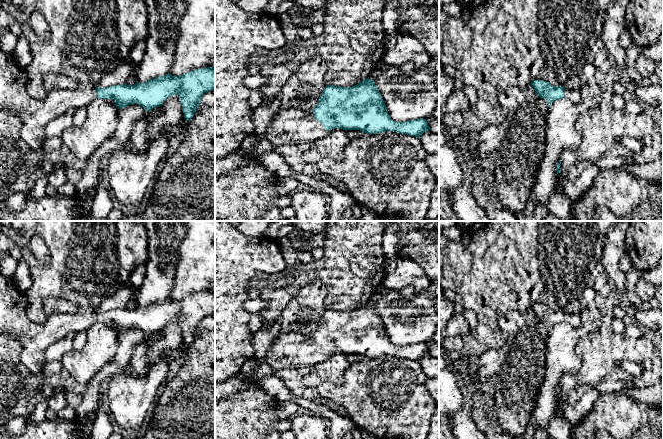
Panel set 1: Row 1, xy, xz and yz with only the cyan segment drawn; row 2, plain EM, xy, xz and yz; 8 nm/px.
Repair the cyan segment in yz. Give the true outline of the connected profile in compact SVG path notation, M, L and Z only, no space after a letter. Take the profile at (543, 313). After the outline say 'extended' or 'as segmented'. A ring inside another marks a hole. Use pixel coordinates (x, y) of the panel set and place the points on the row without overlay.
M534 304L531 309L539 321L547 324L549 332L554 325L562 322L567 322L575 327L581 323L580 316L577 313L568 315L563 310L553 310L543 304Z; extended

